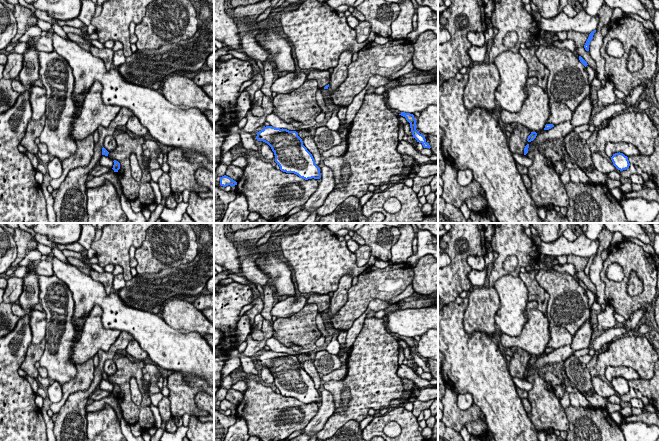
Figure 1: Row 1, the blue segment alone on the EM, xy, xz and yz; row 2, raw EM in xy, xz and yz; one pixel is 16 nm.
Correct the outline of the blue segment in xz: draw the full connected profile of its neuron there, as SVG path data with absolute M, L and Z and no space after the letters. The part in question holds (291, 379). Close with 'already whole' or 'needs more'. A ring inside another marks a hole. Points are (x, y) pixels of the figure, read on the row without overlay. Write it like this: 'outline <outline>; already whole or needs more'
outline M264 350L257 356L256 363L271 371L281 395L294 397L305 404L321 402L320 392L296 355Z; already whole

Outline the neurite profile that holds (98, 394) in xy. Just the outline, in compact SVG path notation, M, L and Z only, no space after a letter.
M98 389L98 390L95 390L95 391L89 396L88 400L89 400L89 399L92 399L92 400L94 400L94 401L96 401L96 400L101 400L102 398L108 397L111 393L112 393L112 392Z

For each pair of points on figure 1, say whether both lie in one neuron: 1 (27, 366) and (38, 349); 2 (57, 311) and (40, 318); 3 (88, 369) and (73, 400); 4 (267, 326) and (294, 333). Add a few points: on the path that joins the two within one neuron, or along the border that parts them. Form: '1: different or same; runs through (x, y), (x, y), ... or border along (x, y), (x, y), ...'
1: same; runs through (29, 362), (34, 353)
2: different; border along (44, 311), (46, 319), (45, 337)
3: different; border along (93, 372), (91, 384), (72, 392), (62, 407)
4: different; border along (272, 322), (274, 330)

